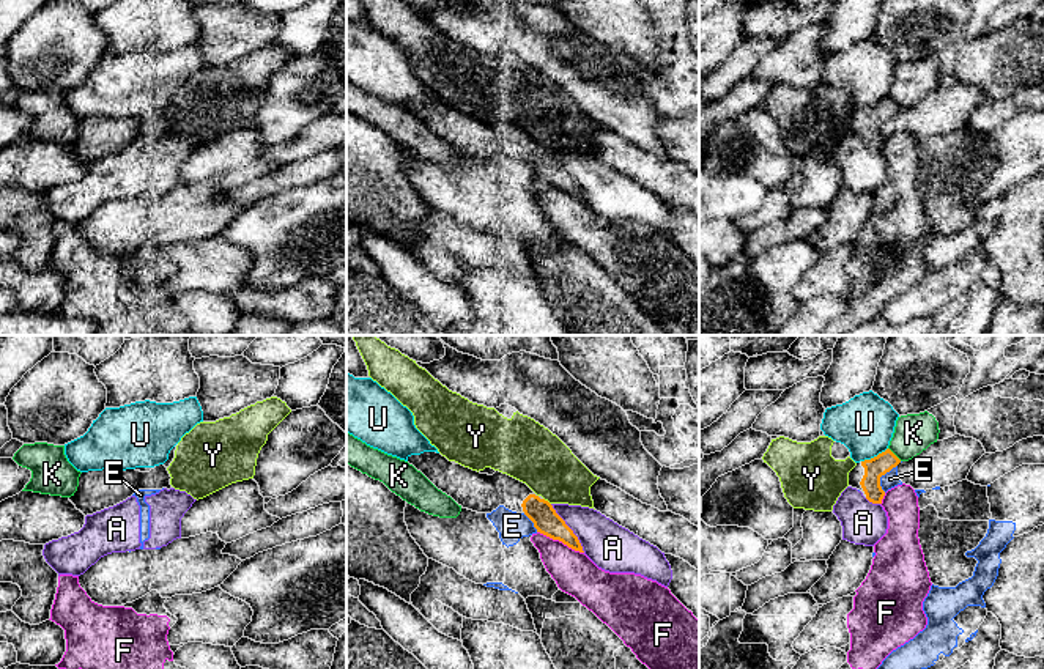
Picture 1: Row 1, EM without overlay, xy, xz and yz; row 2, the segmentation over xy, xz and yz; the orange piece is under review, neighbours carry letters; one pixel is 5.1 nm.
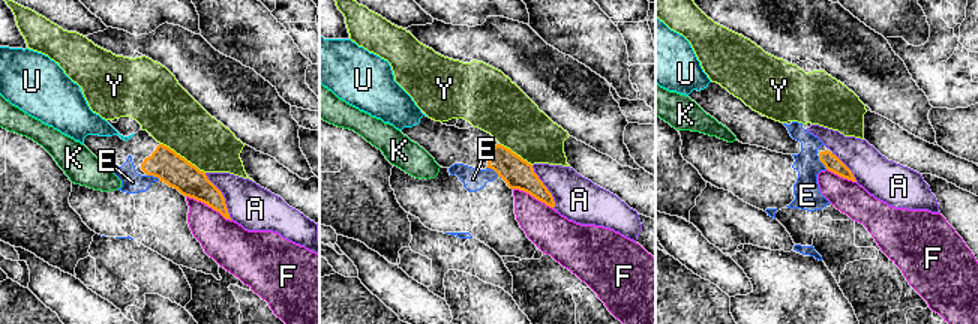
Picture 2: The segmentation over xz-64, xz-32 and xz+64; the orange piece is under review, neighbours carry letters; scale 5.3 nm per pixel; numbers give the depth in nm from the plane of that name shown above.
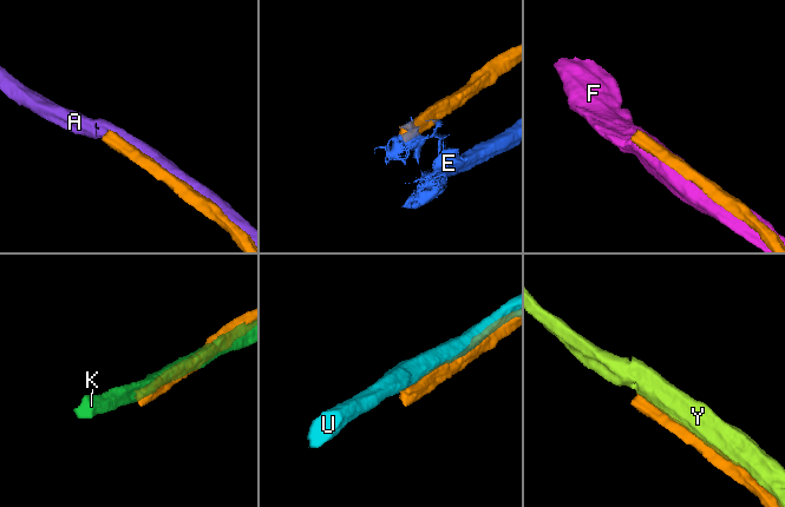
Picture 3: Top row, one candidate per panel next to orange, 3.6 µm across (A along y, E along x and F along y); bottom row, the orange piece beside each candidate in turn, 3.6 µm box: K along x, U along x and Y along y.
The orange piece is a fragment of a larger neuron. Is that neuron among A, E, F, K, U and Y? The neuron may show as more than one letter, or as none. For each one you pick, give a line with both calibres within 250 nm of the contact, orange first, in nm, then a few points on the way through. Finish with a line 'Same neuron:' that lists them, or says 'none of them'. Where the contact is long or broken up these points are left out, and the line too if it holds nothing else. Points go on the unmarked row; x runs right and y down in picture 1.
Same neuron: none of them

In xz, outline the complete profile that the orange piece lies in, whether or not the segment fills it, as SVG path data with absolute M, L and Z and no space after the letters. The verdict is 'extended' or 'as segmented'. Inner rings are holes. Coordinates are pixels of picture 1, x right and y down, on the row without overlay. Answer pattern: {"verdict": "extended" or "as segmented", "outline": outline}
{"verdict": "extended", "outline": "M436 99L411 102L408 110L463 156L491 161L504 153L512 159L524 161L534 170L537 179L584 200L578 184L553 153L537 143L526 131L499 118L493 123L480 121L458 110L454 112Z"}

